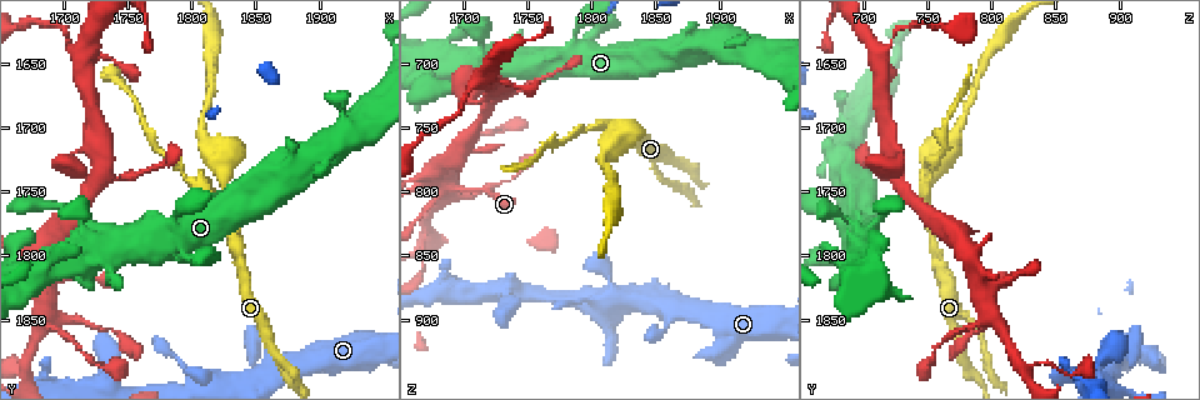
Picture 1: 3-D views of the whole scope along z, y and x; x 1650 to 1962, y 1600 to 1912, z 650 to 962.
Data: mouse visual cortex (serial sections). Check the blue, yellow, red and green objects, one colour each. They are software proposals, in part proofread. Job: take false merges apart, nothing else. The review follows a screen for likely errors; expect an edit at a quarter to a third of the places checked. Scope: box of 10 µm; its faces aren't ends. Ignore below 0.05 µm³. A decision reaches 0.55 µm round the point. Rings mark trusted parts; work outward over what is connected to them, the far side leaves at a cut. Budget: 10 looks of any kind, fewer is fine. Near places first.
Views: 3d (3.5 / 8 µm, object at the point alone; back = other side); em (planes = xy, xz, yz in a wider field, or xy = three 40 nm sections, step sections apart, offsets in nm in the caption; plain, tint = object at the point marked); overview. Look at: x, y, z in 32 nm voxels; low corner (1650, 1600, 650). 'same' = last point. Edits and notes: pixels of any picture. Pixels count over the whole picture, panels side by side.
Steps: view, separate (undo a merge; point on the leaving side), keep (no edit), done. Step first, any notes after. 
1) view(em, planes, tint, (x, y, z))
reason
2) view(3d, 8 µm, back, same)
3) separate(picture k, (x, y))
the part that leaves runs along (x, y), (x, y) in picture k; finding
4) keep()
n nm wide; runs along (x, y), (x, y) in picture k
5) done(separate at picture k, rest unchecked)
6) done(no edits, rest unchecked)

view(3d, 3.5 µm, (1816, 1890, 870))
calibre changes

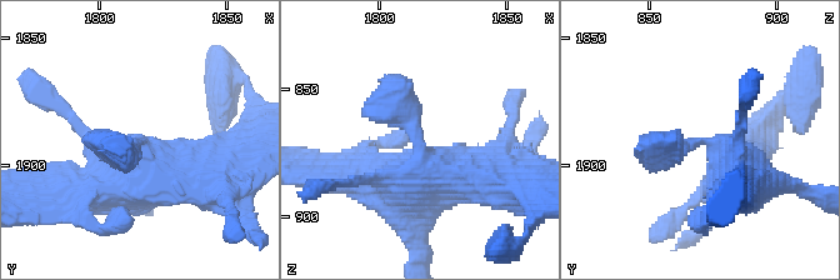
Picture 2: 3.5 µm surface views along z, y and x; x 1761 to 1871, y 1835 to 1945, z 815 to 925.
keep()
all the same cell

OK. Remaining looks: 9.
view(3d, 3.5 µm, (1688, 1808, 682))
abrupt turn

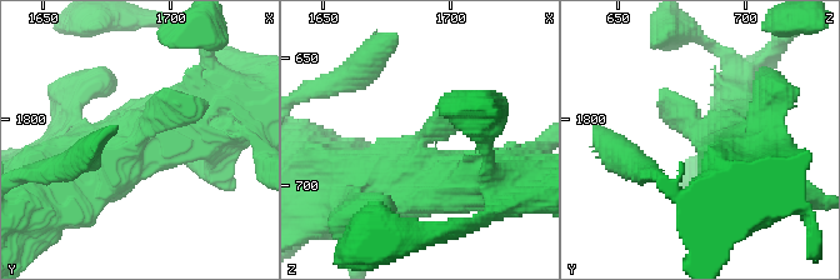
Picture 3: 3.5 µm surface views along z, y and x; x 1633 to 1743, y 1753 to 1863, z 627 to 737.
view(em, xy, step 2, tint, (1687, 1810, 685))

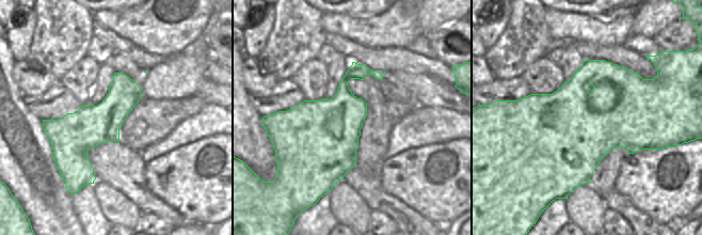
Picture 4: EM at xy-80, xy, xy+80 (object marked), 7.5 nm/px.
keep()
500 nm wide; runs along (120, 75), (120, 102), (81, 141), (83, 181) in picture 4; one cell here

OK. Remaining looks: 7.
view(3d, 3.5 µm, (1714, 1642, 712))
small branch off a trunk

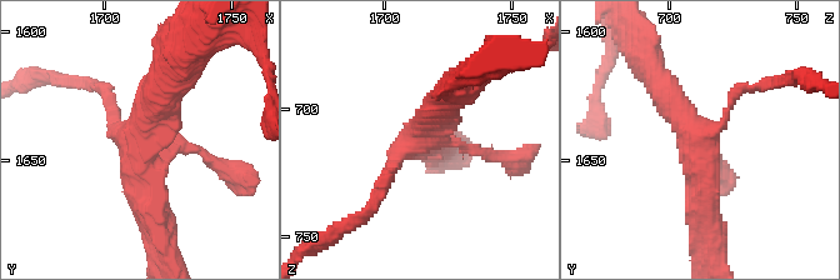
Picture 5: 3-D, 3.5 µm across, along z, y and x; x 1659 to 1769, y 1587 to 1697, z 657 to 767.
view(em, xy, step 1, tint, (1713, 1640, 711))
shape alone is not enough

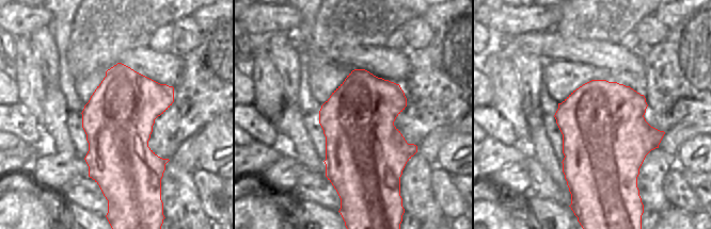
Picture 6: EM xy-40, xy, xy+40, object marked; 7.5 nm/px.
view(em, planes, tint, same)

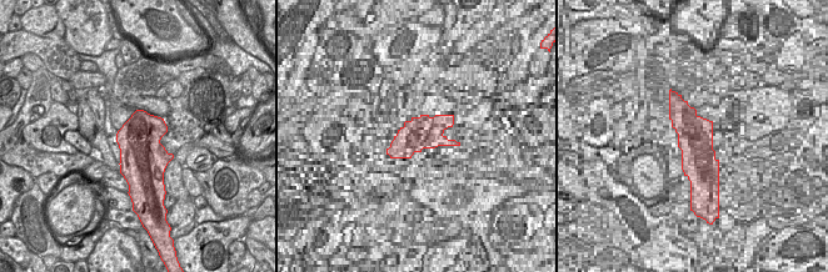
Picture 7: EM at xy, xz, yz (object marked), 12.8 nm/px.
keep()
runs along (705, 218), (696, 134), (654, 76) in picture 5; continuous, no second cell

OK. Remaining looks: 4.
view(3d, 3.5 µm, (1838, 1790, 754))
side arm on a straight run

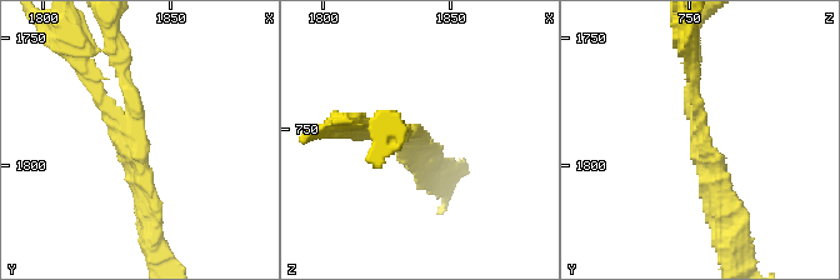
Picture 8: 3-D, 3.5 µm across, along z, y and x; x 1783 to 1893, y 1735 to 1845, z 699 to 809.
view(em, xy, step 2, tint, (1836, 1791, 753))
3 arms; arms of 150, 150, 200 nm; need the tissue

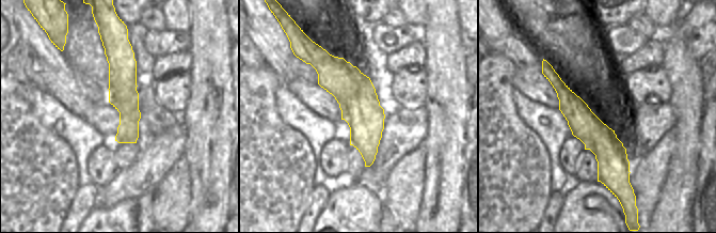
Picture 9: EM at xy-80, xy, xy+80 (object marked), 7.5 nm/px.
view(em, xy, step 5, tint, same)
cut it another way

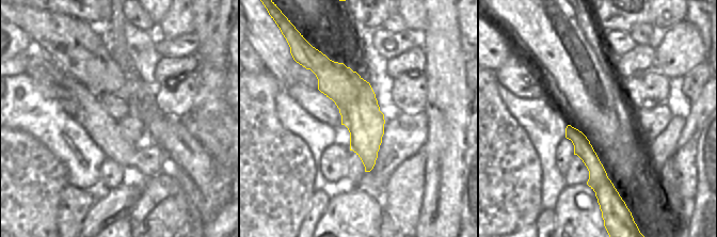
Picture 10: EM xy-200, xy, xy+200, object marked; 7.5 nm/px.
keep()
continuous, no second cell

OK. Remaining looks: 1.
done(no edits, rest unchecked)

